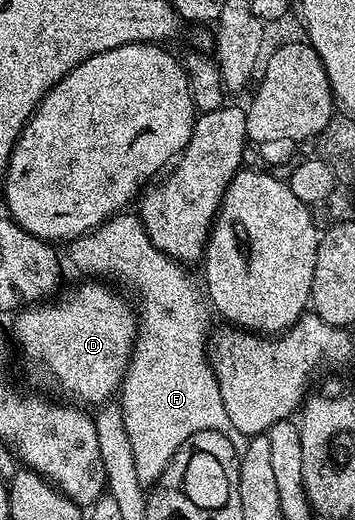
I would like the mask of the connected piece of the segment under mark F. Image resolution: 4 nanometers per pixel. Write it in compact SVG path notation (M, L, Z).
M130 212L112 216L93 231L71 240L67 247L69 261L78 270L85 271L88 274L85 276L99 277L113 284L121 283L116 285L121 288L129 286L138 292L136 341L127 373L124 375L124 382L118 392L118 402L122 409L122 417L126 421L126 433L130 438L130 447L134 454L134 469L137 472L138 483L150 489L160 479L182 441L186 441L187 437L194 433L225 432L239 457L246 453L249 436L232 427L229 414L226 413L226 407L222 402L217 377L207 354L210 311L201 290L199 293L187 273L189 270L183 264L153 245L145 231L144 223L135 212Z

